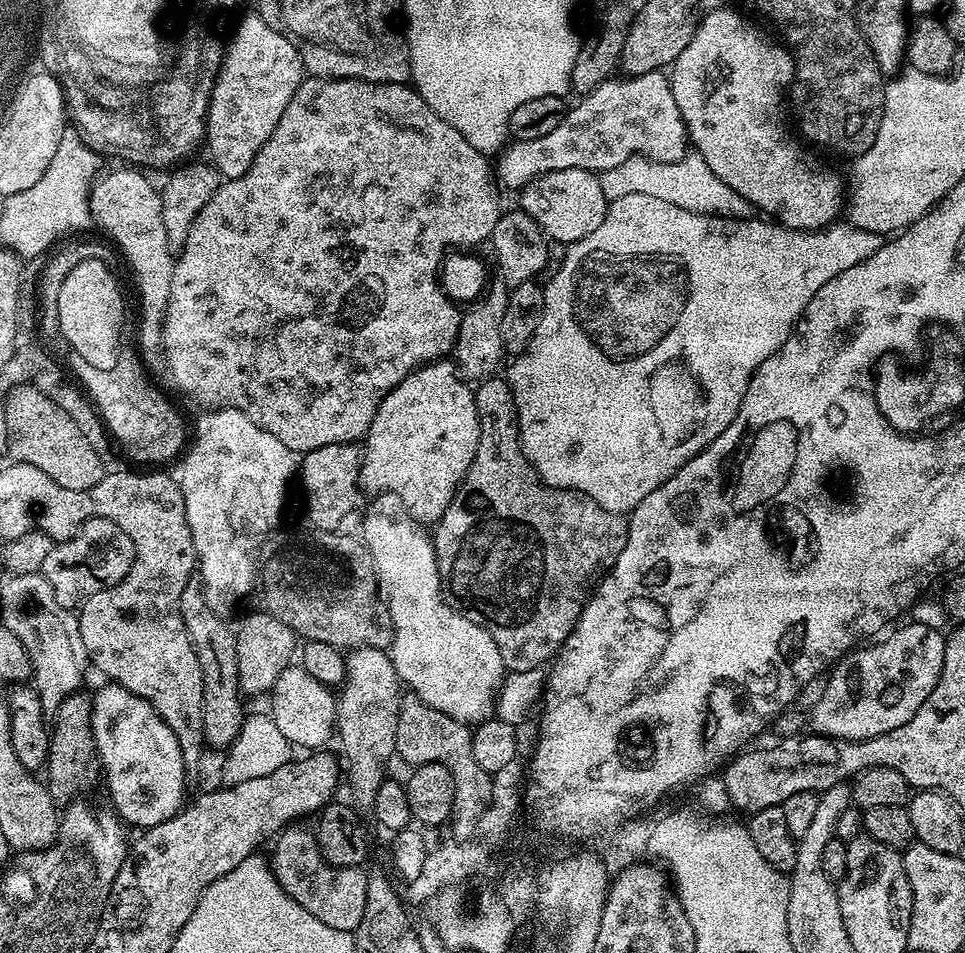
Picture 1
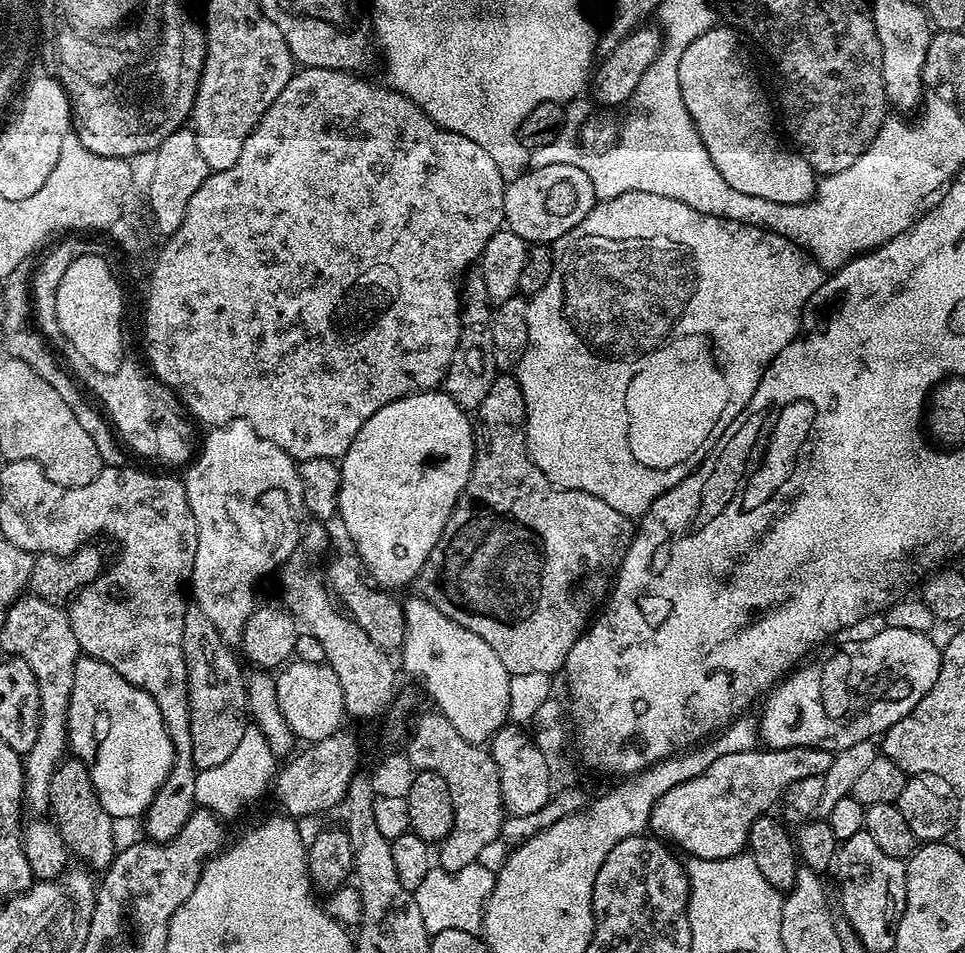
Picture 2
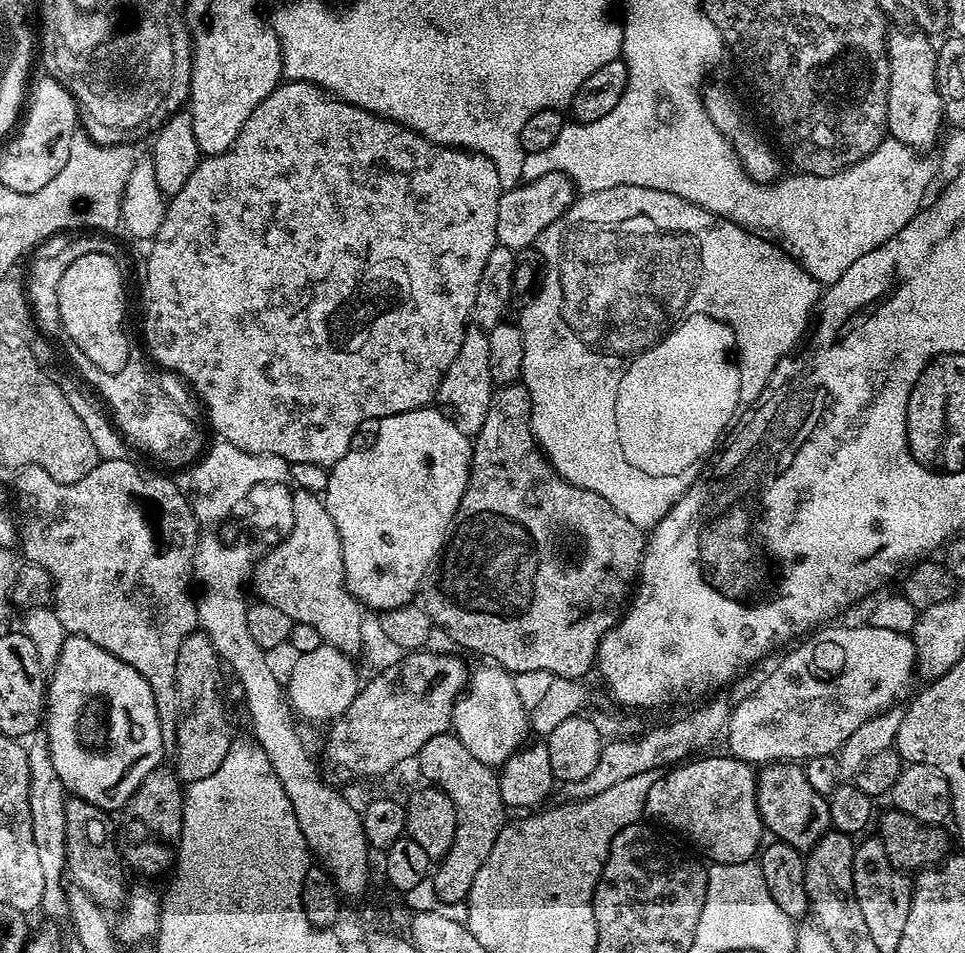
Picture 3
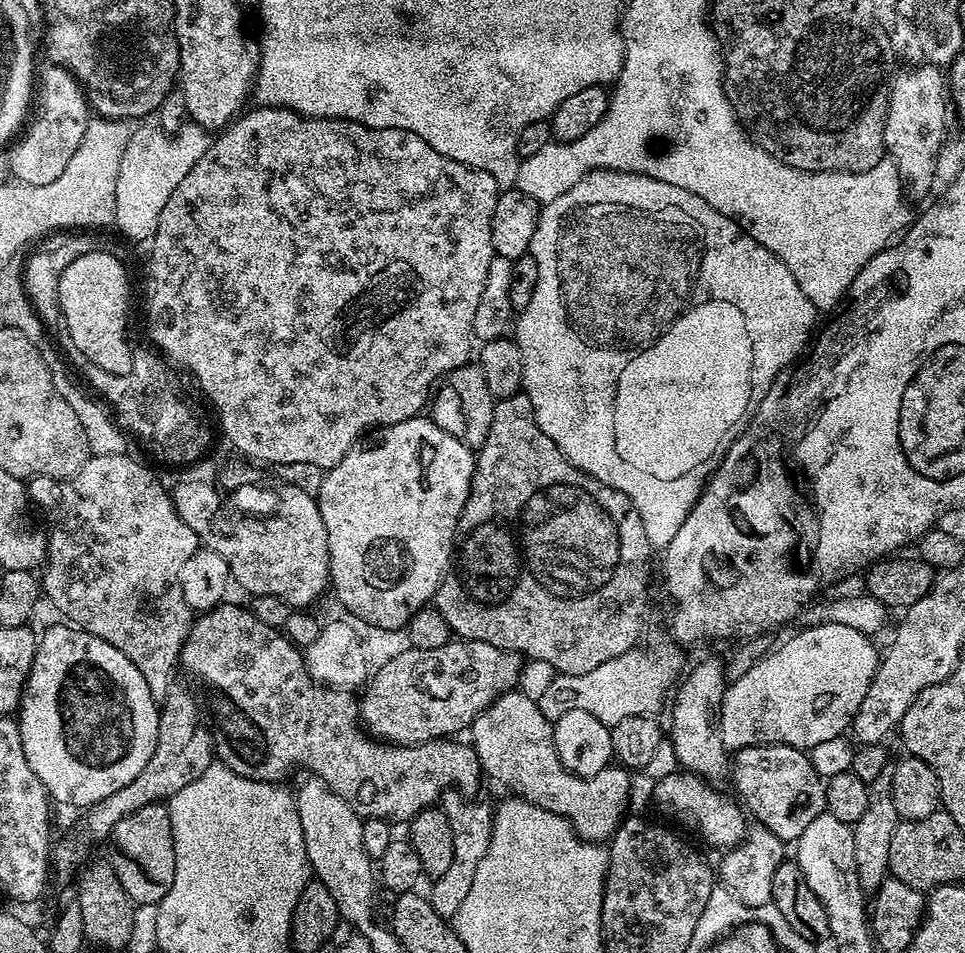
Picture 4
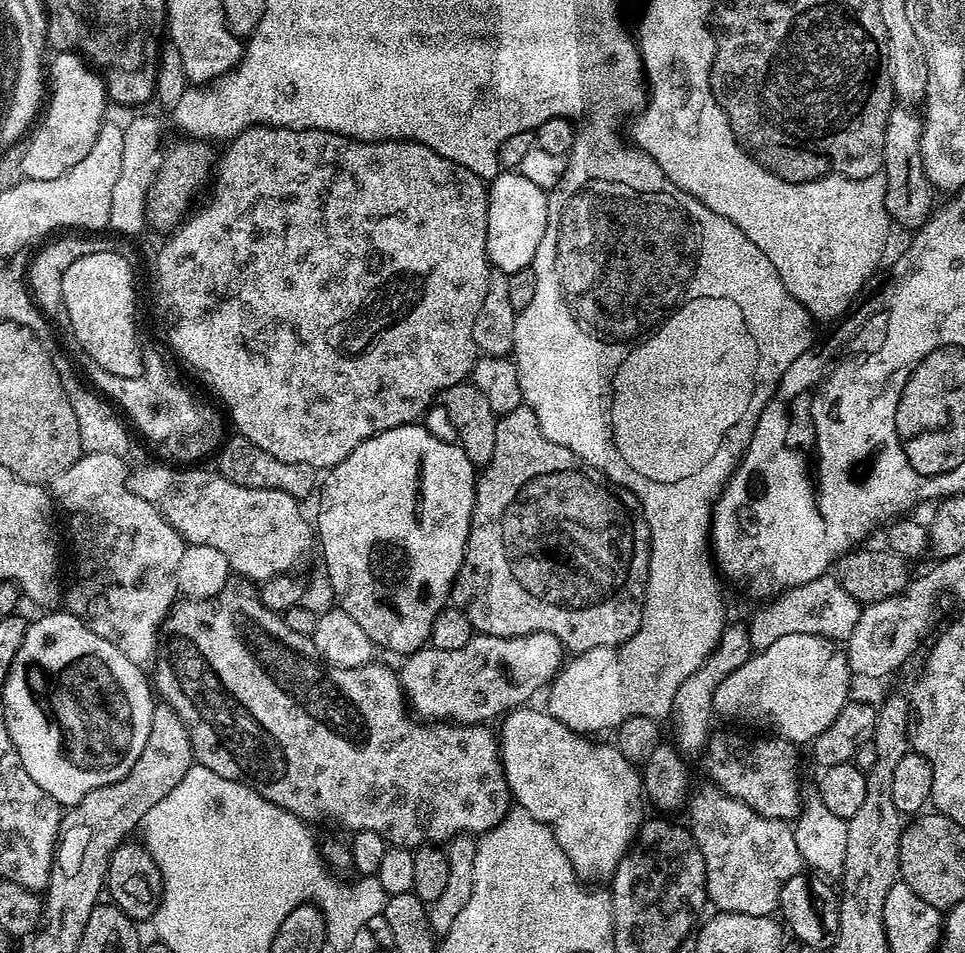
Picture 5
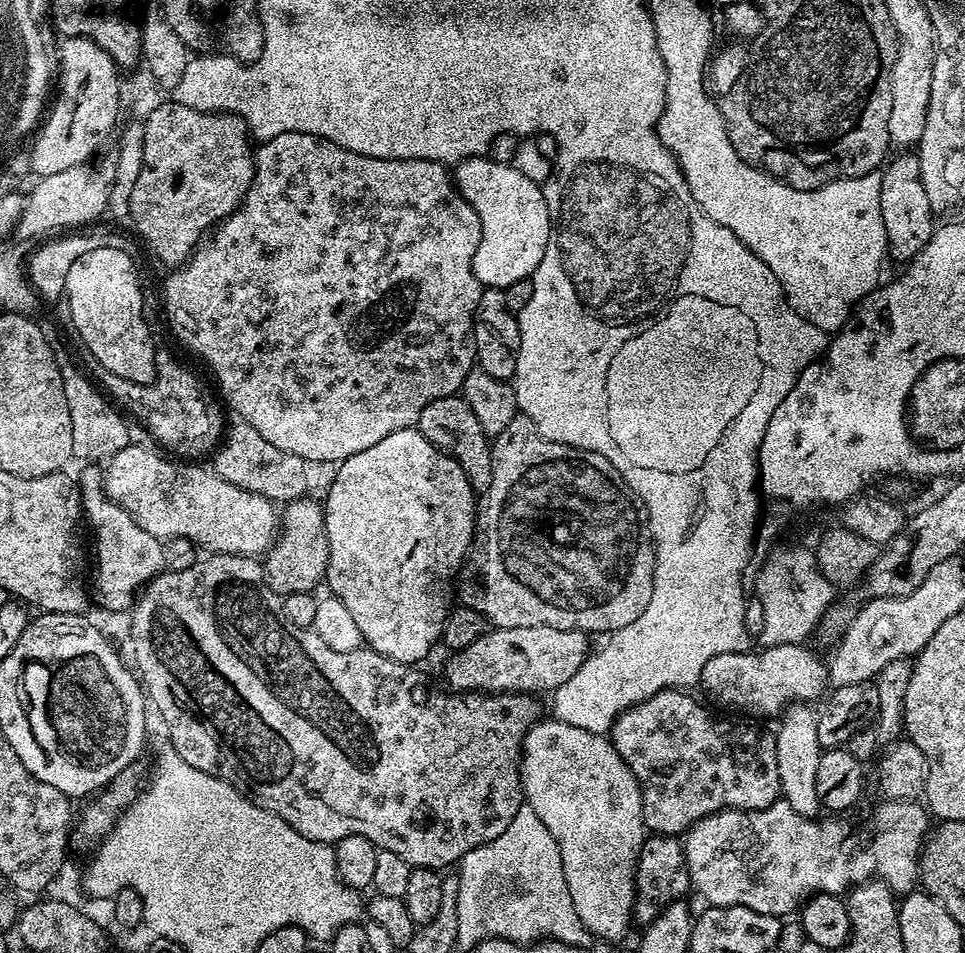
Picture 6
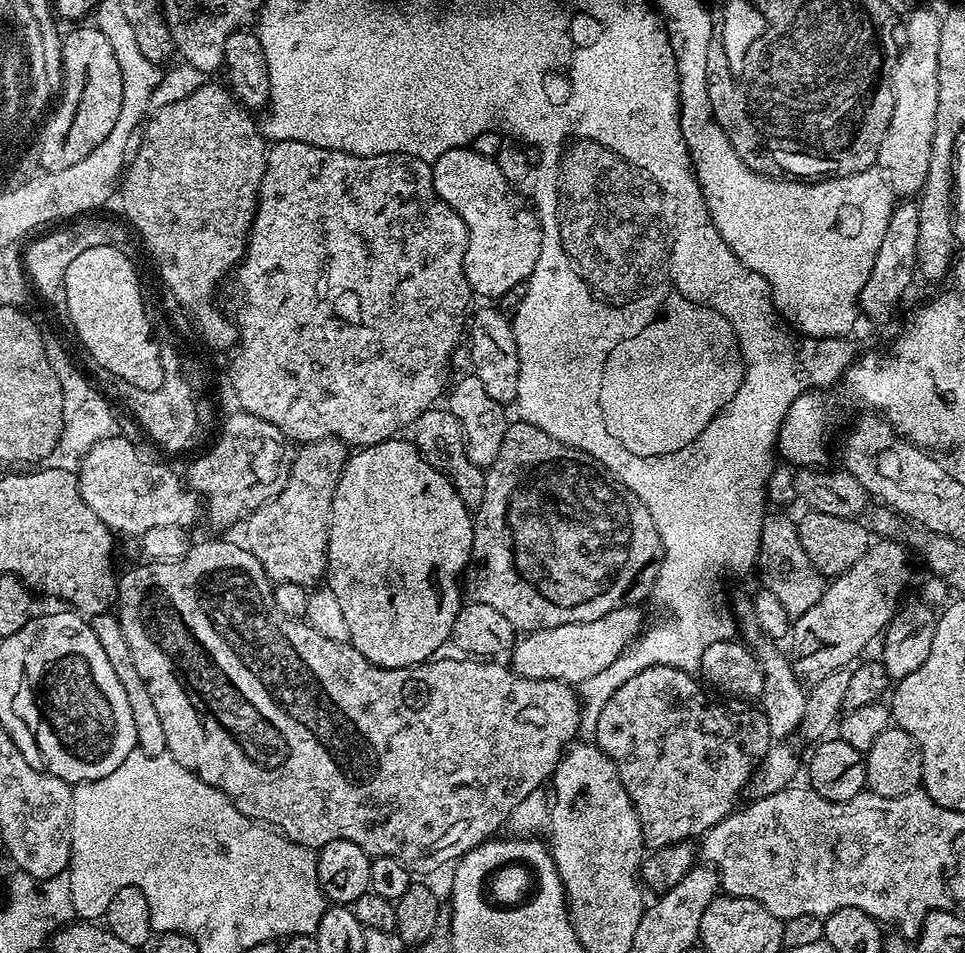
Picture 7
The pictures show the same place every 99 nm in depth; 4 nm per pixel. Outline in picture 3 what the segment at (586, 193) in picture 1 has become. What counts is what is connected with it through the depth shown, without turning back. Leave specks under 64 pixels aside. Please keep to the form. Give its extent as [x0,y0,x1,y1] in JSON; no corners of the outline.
[496,172,578,250]

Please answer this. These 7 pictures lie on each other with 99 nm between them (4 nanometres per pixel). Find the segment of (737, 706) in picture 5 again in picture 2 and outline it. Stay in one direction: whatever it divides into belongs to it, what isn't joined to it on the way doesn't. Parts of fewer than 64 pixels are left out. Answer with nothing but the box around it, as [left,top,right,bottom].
[758,626,942,754]

